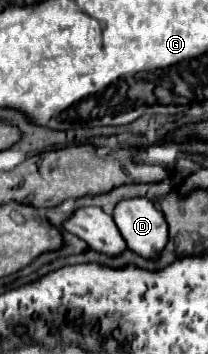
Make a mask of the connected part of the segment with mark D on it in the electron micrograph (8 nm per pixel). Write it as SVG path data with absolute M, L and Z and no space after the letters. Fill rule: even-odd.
M122 198L114 208L114 222L128 248L154 258L168 242L168 226L160 208L146 198Z

